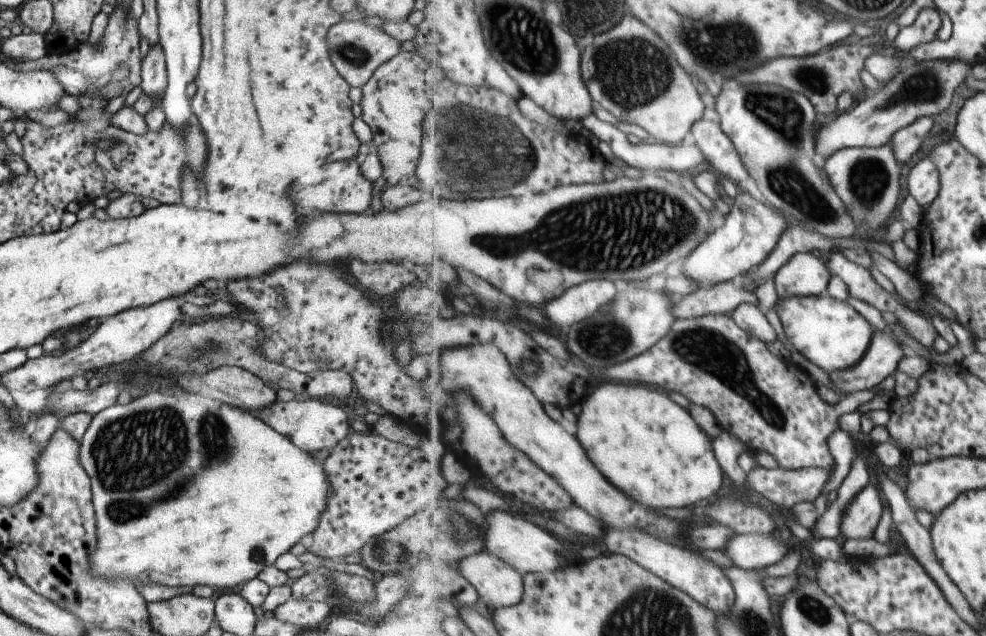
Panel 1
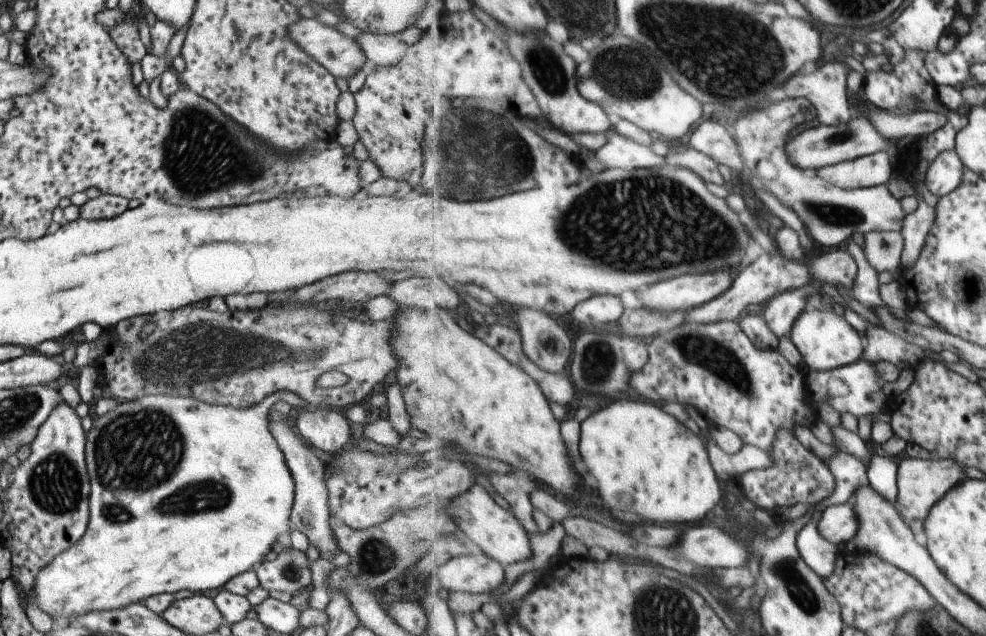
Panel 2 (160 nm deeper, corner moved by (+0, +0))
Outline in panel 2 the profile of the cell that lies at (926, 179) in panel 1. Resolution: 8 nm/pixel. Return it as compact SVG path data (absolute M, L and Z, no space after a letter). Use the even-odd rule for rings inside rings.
M945 151L929 164L922 189L927 189L933 195L942 198L964 183L965 173L966 166L957 151Z

